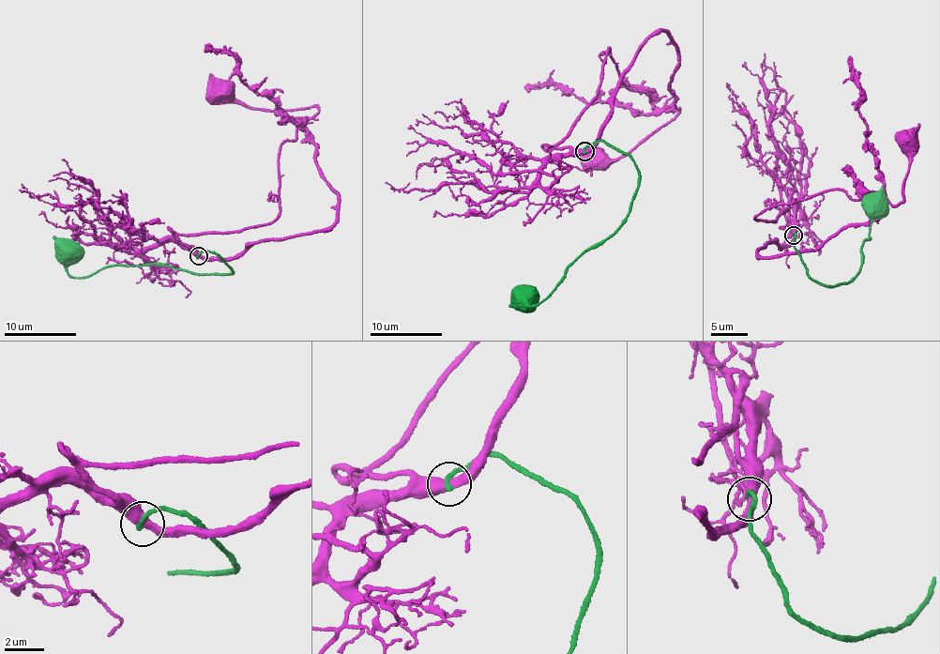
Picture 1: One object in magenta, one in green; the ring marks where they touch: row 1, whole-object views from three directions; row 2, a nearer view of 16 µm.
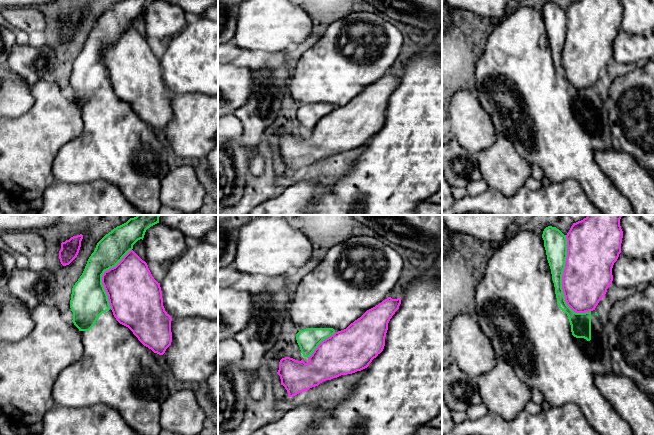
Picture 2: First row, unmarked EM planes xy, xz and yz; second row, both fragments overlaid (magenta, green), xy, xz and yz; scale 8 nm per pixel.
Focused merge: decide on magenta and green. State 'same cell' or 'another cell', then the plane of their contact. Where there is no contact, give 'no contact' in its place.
another cell; contact in yz

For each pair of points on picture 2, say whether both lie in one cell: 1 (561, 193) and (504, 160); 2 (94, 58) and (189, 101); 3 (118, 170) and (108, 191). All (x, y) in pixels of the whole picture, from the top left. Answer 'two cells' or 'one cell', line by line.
1: two cells
2: two cells
3: two cells

